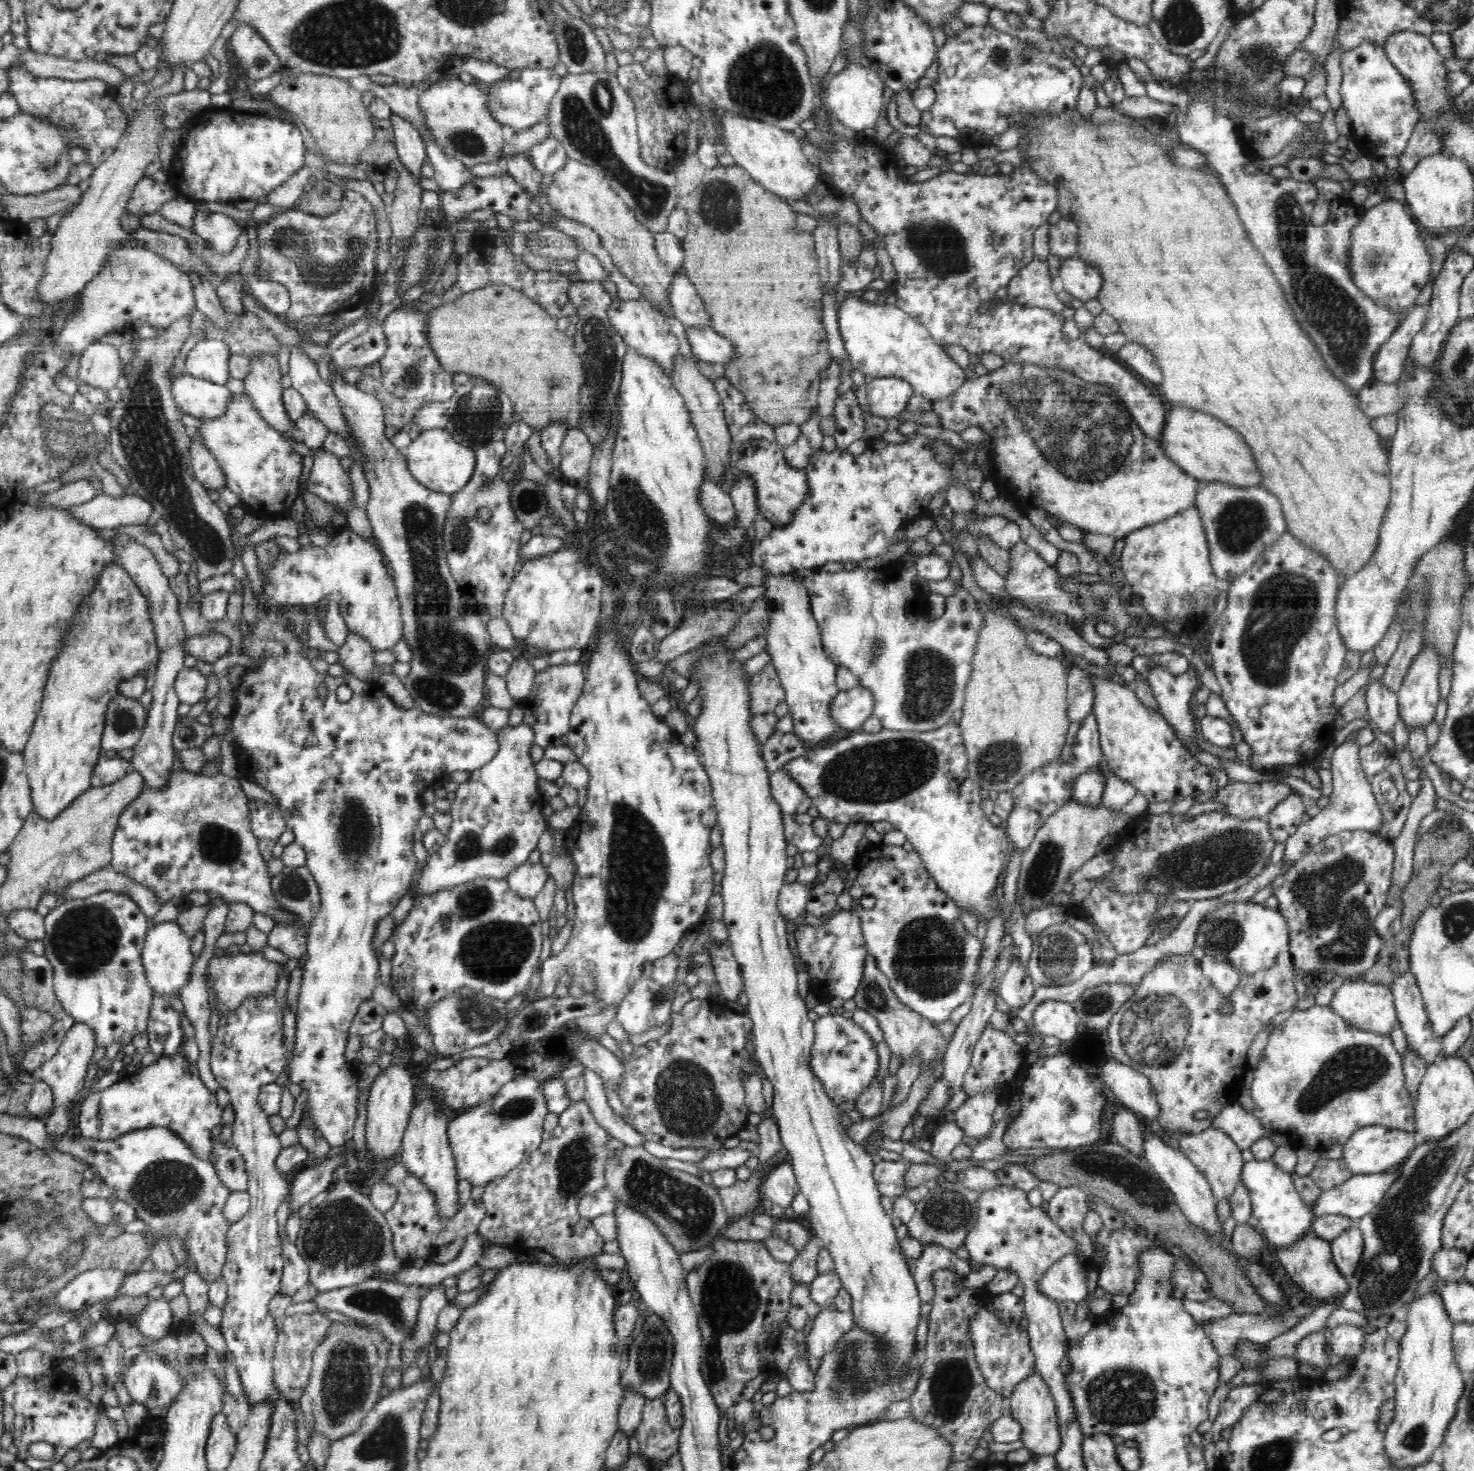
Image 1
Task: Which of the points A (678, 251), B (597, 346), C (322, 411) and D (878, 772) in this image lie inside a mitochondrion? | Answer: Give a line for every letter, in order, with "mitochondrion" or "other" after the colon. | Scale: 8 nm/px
A: other
B: mitochondrion
C: other
D: mitochondrion

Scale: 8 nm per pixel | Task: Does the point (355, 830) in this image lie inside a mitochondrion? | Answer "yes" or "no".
yes

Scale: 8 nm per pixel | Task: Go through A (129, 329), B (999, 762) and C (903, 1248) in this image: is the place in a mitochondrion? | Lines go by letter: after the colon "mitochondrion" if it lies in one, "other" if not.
A: other
B: mitochondrion
C: other

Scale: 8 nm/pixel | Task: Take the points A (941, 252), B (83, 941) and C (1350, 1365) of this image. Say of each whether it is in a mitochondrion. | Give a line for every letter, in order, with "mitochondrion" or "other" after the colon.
A: mitochondrion
B: mitochondrion
C: other

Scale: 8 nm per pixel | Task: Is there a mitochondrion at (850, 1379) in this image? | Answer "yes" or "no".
yes

